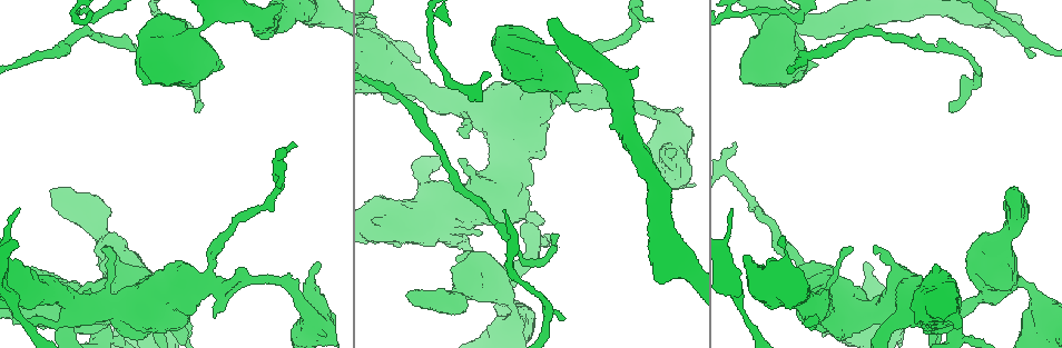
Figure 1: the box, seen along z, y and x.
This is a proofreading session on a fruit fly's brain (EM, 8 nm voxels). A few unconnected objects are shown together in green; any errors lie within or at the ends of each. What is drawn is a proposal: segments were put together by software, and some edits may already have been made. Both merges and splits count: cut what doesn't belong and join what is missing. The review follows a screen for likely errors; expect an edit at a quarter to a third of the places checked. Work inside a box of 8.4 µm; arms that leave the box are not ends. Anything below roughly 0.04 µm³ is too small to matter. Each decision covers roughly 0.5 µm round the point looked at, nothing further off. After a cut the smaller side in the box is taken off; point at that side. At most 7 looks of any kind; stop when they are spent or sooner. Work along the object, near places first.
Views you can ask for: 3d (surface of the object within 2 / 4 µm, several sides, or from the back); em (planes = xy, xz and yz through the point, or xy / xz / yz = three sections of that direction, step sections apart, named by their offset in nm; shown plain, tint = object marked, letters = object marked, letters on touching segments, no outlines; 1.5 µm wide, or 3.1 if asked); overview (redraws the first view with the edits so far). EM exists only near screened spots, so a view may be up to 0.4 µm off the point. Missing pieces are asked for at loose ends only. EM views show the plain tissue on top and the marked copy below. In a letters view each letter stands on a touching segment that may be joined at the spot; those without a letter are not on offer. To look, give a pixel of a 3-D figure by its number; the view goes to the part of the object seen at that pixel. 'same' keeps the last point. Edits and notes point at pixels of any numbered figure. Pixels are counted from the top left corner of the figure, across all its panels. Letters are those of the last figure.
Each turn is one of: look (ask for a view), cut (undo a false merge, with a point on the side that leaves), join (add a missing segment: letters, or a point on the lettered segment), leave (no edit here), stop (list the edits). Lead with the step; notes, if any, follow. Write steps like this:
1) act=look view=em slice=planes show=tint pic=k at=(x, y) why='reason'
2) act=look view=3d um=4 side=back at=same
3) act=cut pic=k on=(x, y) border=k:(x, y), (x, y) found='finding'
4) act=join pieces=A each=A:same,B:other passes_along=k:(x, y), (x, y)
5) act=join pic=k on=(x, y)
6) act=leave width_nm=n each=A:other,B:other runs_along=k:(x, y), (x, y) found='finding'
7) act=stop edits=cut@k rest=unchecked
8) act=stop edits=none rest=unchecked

act=look view=em slice=xz step=8 show=letters pic=1 at=(467, 137) why='an open end'

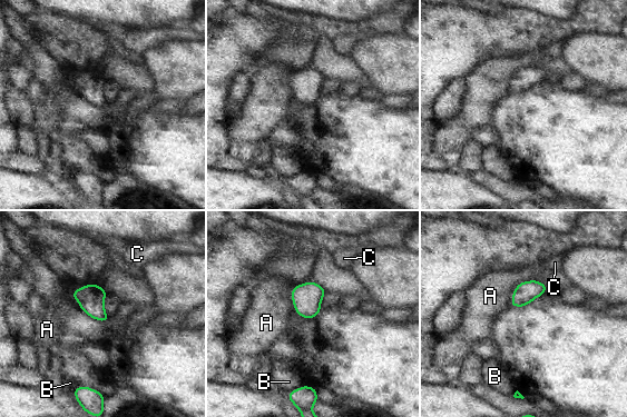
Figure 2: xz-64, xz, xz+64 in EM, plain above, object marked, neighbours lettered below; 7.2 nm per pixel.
act=leave longest_contact=A:260nm each=A:other,B:other,C:other border=2:(532, 278), (515, 288), (510, 306) found='no lettered segment goes on from it'

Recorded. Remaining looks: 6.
act=look view=3d um=4 pic=1 at=(189, 328) why='thick turns thin'

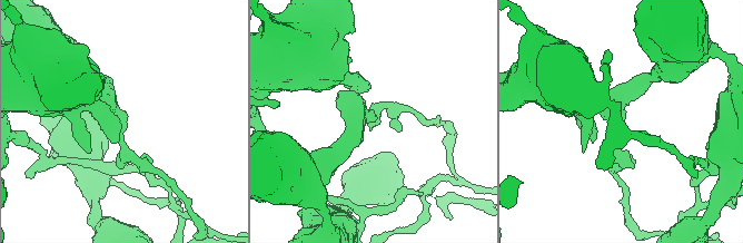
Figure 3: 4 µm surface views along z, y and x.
act=look view=em slice=xy step=8 show=tint pic=3 at=(371, 118)

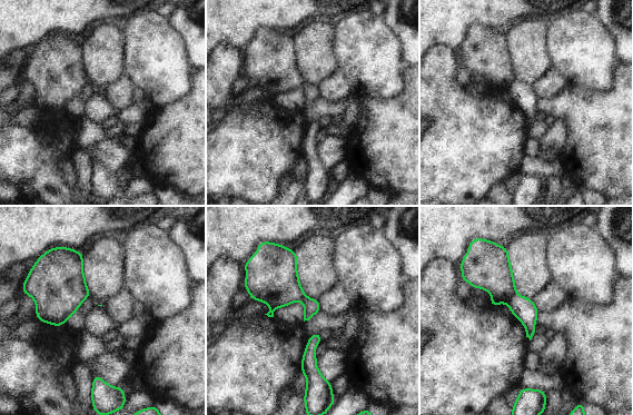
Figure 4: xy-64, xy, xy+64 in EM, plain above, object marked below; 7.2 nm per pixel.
act=look view=em slice=xy step=8 show=letters at=same

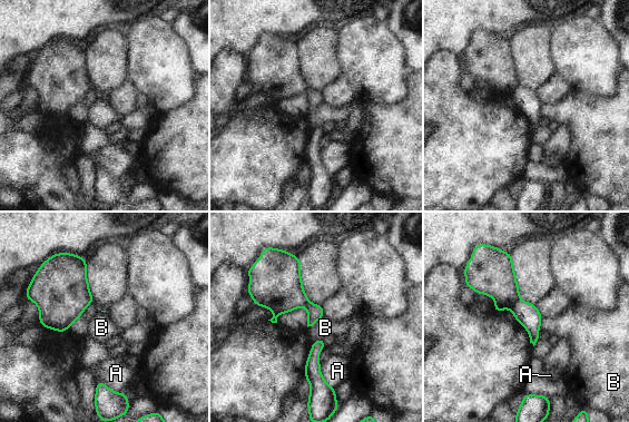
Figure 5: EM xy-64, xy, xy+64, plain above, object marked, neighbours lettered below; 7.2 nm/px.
act=cut pic=5 on=(494, 276) longest_contact=A:220nm each=A:other,B:other border=5:(520, 300), (509, 308) found='a second neuron is stuck on'

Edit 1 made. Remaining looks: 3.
act=look view=3d um=4 pic=1 at=(758, 26)

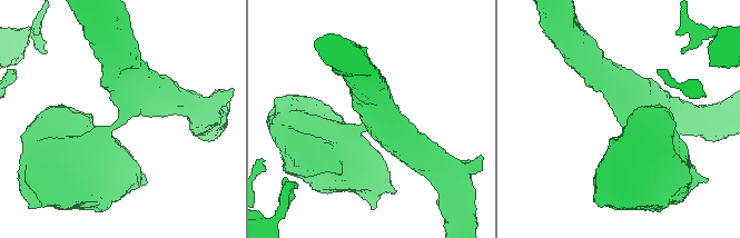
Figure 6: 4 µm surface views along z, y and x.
act=look view=em slice=xz step=4 show=letters pic=6 at=(361, 126) arms=3 arm_widths_nm=300,360,950

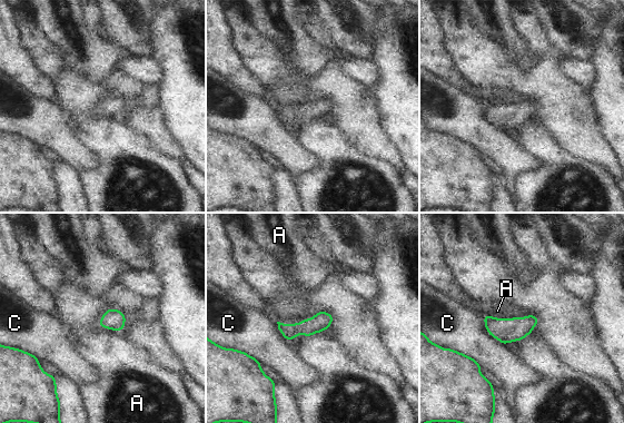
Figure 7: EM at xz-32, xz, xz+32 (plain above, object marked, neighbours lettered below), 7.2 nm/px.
act=look view=em slice=planes show=letters at=same why='cut it another way'

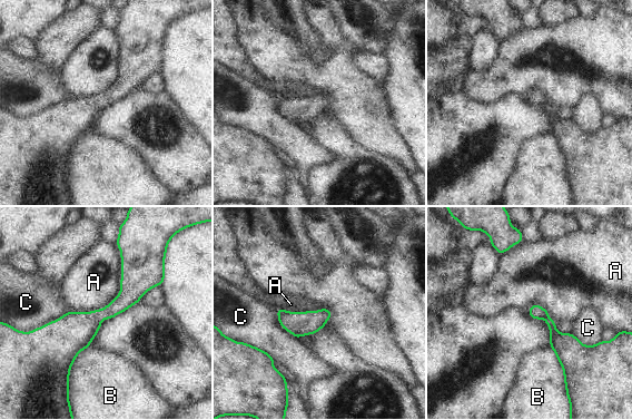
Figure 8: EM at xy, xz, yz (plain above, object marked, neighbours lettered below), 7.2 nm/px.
act=leave longest_contact=A:600nm each=A:other,B:other,C:other found='continuous, no second neuron'

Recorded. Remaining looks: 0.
act=stop edits=cut@5 rest=unchecked

